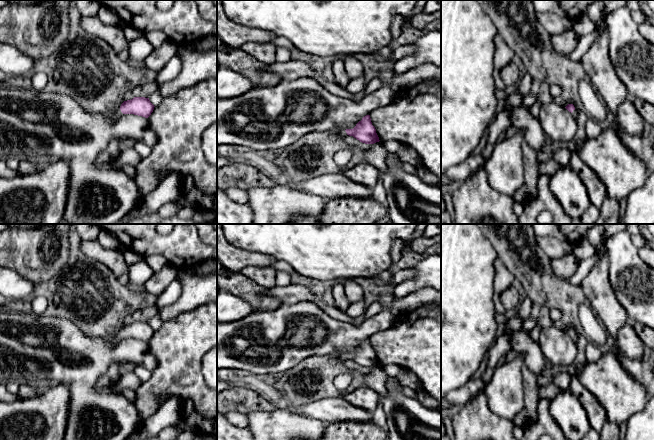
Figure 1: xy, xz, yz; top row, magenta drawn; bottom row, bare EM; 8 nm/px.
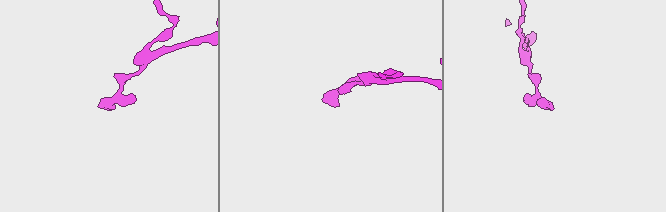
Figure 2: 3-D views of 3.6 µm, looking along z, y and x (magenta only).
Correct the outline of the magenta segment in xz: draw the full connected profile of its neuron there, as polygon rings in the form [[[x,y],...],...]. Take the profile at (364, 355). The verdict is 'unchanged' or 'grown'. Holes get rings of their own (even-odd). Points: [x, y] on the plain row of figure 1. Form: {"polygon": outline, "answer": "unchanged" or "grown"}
{"polygon": [[[366,339],[359,345],[353,353],[339,354],[339,360],[353,360],[357,364],[365,368],[374,368],[379,366],[379,361],[375,351],[372,349],[370,339]]], "answer": "grown"}

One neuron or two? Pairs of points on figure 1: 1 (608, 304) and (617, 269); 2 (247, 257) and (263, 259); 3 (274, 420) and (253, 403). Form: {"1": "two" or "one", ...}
{"1": "two", "2": "one", "3": "two"}

